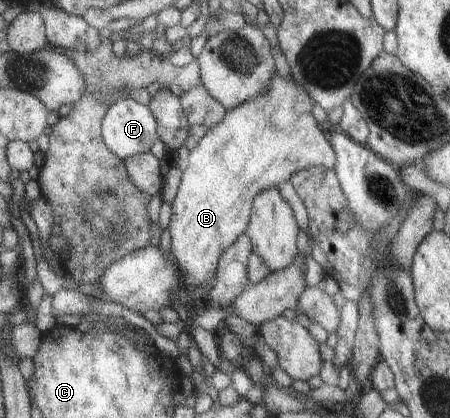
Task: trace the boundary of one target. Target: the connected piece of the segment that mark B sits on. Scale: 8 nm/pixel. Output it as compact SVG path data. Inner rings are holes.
M276 73L272 79L270 79L268 88L266 92L263 92L263 95L257 96L256 98L250 99L248 102L230 109L221 122L208 129L202 137L197 138L196 145L194 145L194 148L189 151L188 157L186 157L184 162L185 166L181 168L179 185L170 203L172 215L170 215L170 221L168 221L168 226L166 227L166 231L168 231L168 235L170 236L170 251L168 254L171 259L174 259L174 263L181 269L182 273L184 273L186 288L194 290L195 288L204 288L205 286L211 285L216 275L218 259L221 258L221 255L226 249L245 231L251 213L252 201L256 195L260 194L260 191L276 188L277 185L286 182L290 178L290 175L293 175L296 171L302 170L307 166L321 166L326 170L331 170L333 168L335 157L329 142L325 139L325 129L322 125L316 123L310 113L313 104L310 97L301 88L298 88L297 84L291 81L290 76L289 78L281 78Z

